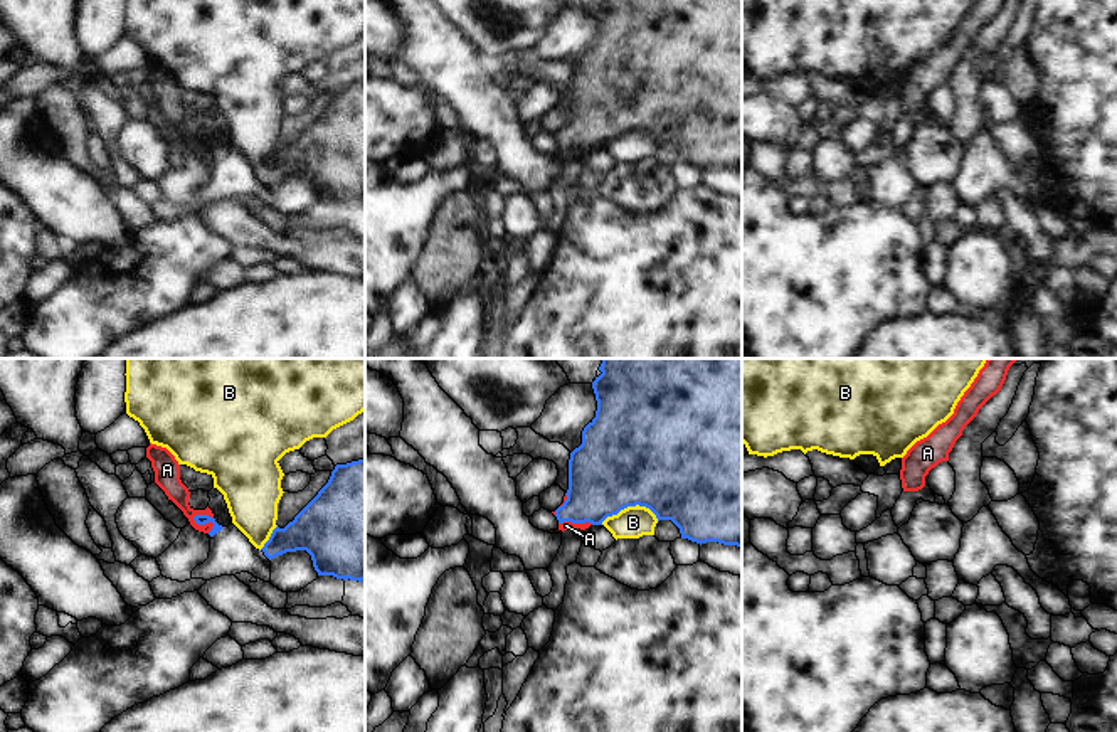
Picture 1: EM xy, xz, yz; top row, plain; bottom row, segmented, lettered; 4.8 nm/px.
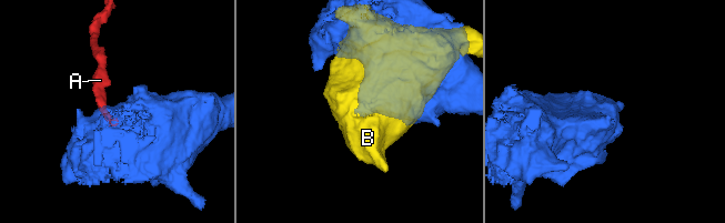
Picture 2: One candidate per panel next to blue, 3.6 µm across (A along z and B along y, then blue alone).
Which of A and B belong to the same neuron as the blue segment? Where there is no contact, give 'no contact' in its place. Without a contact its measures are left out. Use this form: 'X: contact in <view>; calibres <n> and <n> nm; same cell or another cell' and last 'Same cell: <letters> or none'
A: contact in xy; calibres 50 and 100 nm; same cell
B: contact in xz; calibres 500 and 160 nm; another cell
Same cell: A

